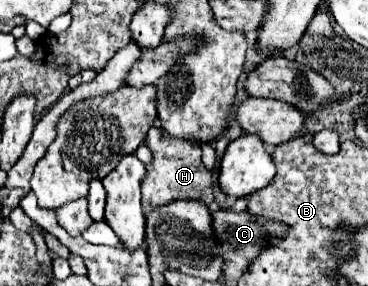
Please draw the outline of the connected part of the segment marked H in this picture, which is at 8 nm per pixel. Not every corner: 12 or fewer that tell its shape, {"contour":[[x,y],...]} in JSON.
{"contour":[[152,126],[158,150],[142,182],[144,214],[174,202],[214,202],[198,144]]}

